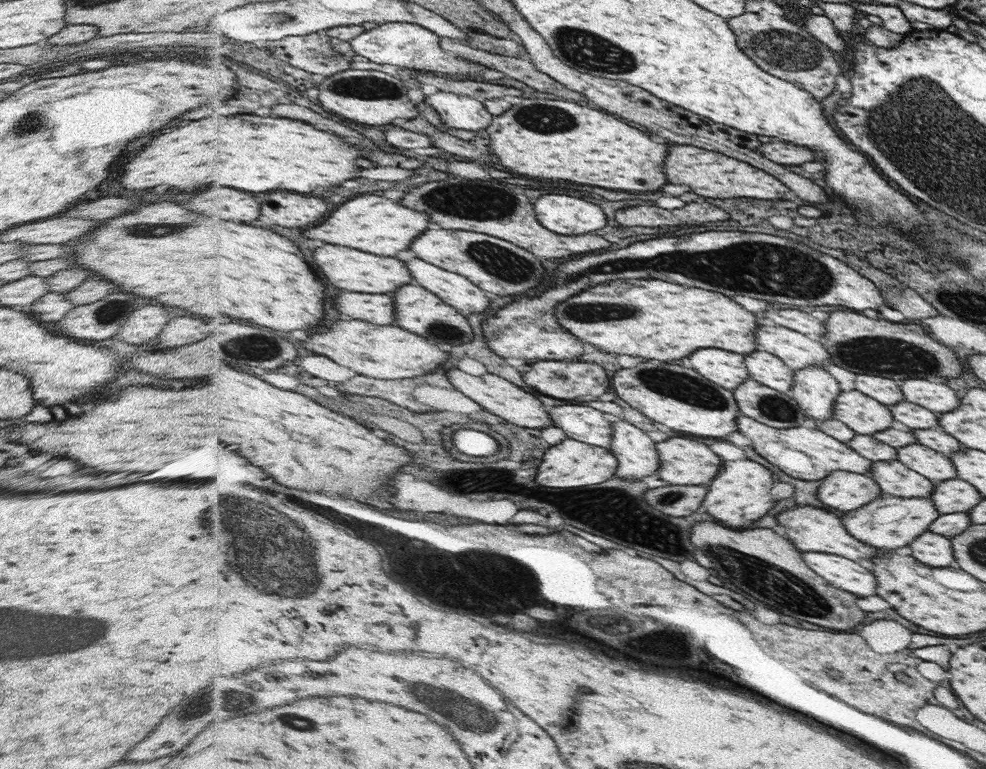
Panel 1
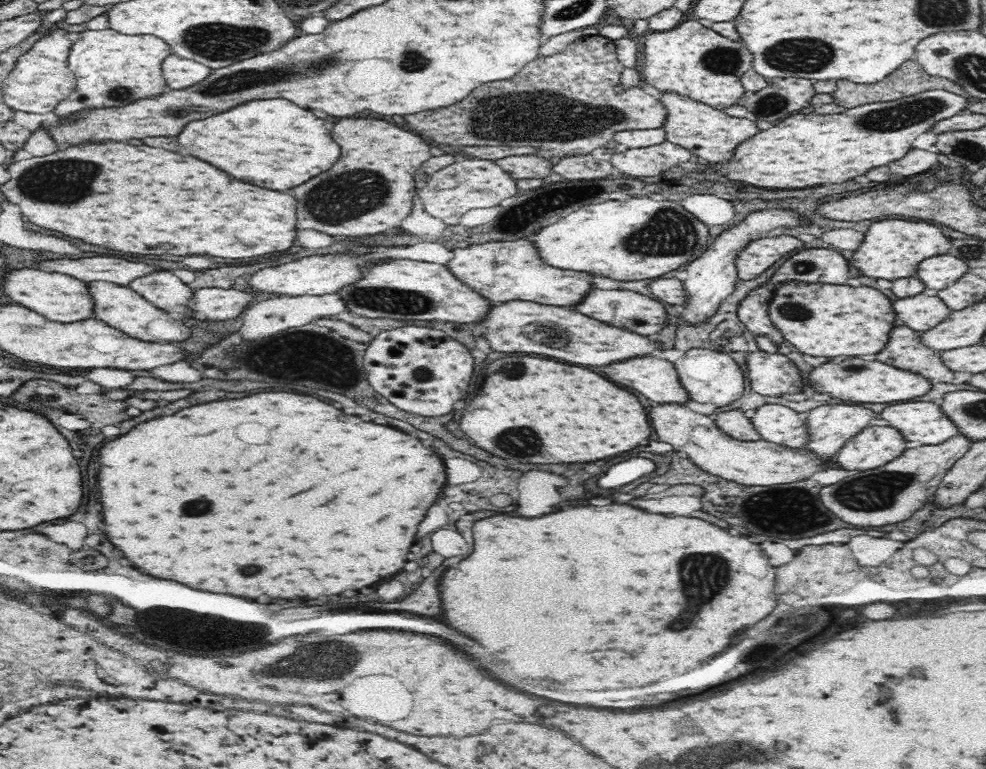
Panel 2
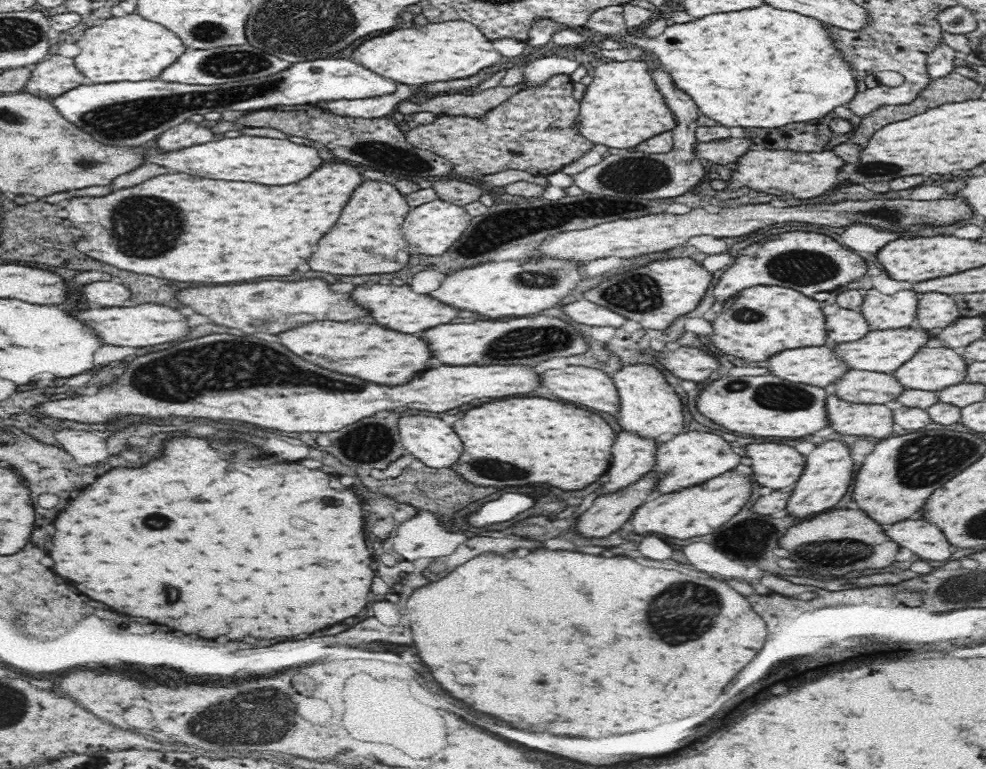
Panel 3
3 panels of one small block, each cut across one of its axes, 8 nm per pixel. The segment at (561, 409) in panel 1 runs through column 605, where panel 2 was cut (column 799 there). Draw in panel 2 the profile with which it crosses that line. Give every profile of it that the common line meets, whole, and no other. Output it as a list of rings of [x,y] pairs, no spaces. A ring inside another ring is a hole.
[[[767,402],[756,408],[750,418],[760,438],[790,448],[802,448],[808,444],[808,423],[806,414],[789,407]]]

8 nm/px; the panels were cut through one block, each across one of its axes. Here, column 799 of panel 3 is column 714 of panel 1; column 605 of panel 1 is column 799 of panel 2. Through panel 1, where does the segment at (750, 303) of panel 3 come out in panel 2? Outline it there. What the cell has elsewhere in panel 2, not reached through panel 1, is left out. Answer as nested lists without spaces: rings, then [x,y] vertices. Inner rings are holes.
[[[786,282],[778,288],[768,304],[768,316],[798,352],[826,358],[878,354],[889,344],[896,320],[892,300],[876,288],[798,282]],[[796,308],[808,314],[802,314],[802,318],[800,314],[792,316],[790,312]]]

